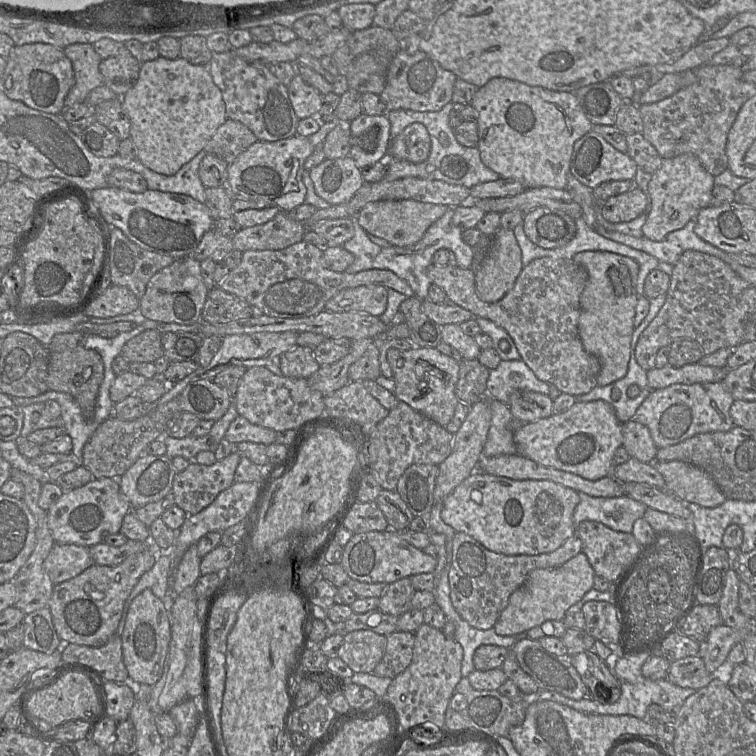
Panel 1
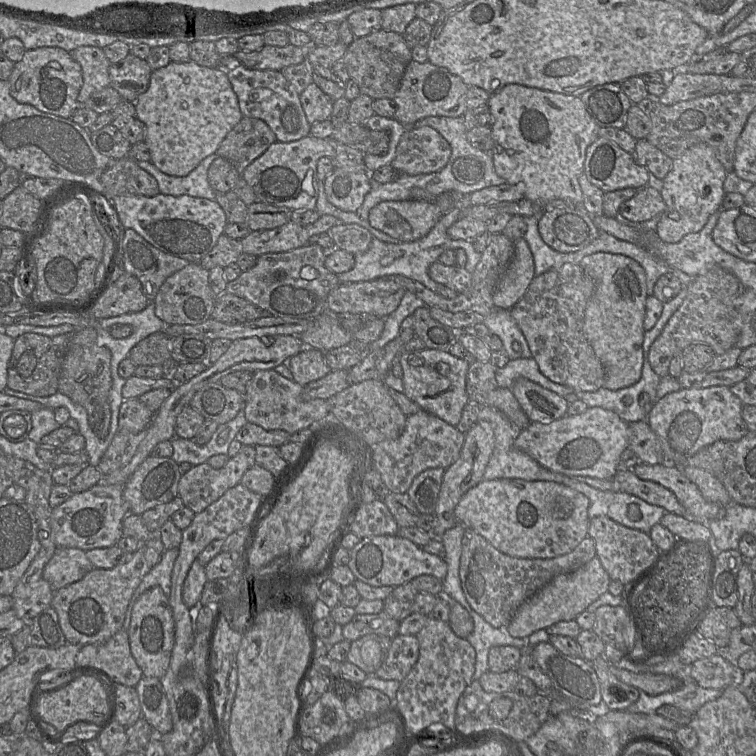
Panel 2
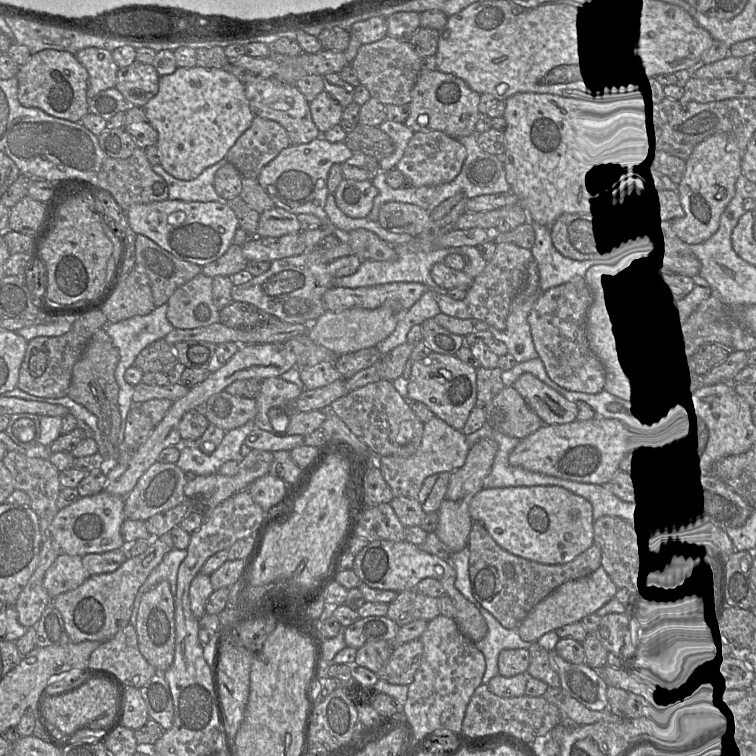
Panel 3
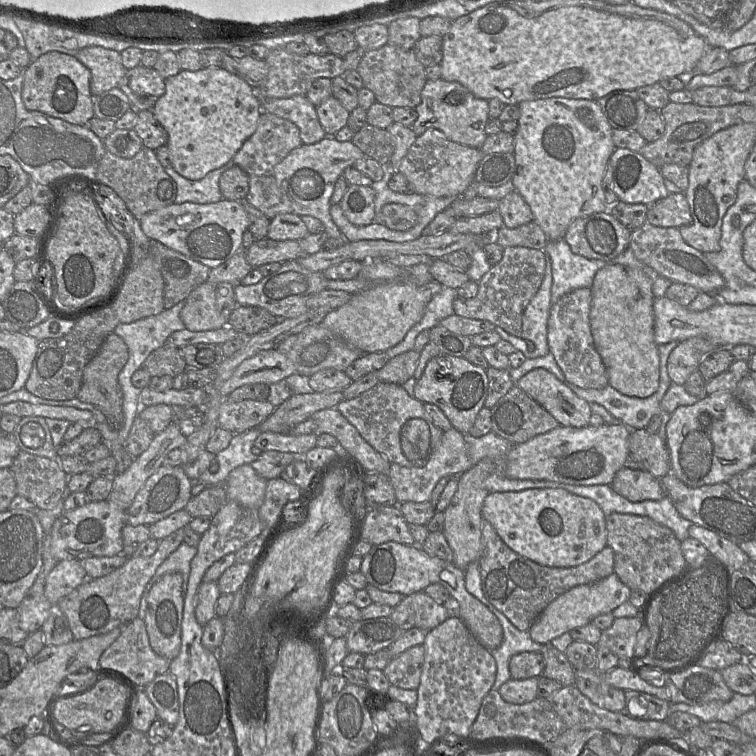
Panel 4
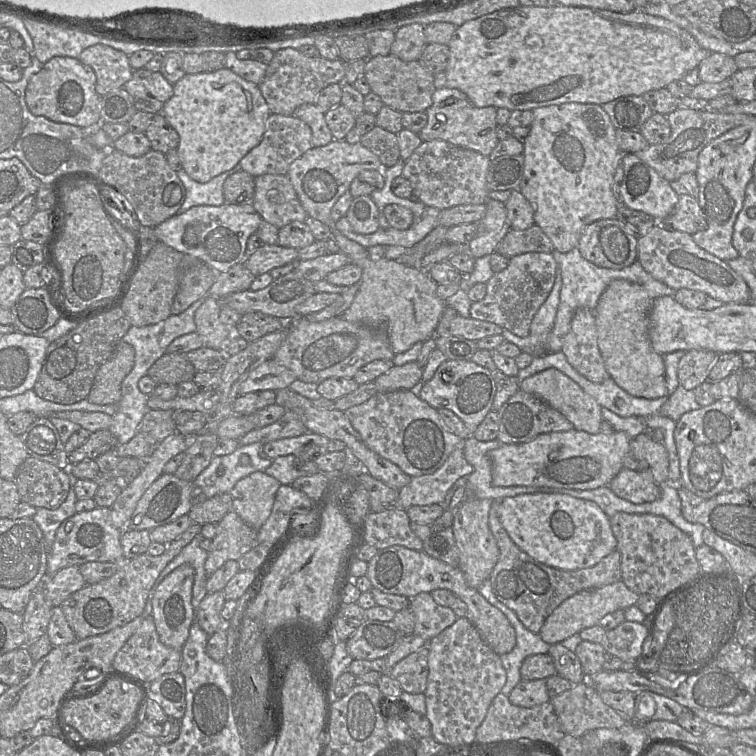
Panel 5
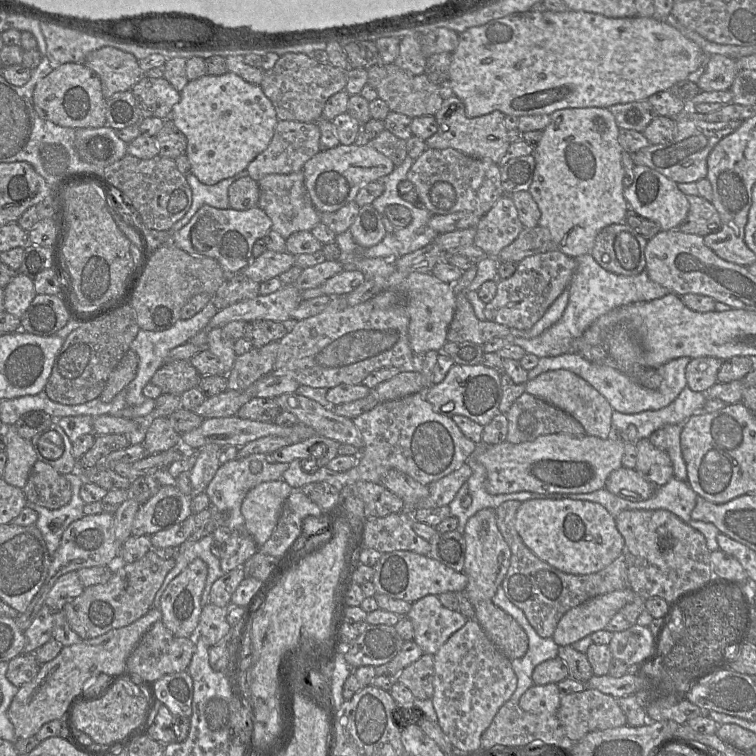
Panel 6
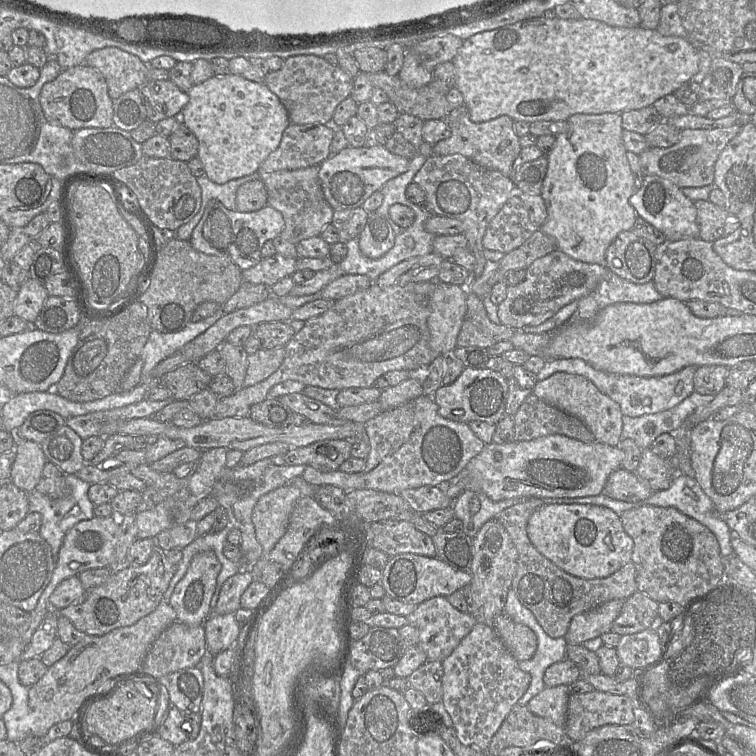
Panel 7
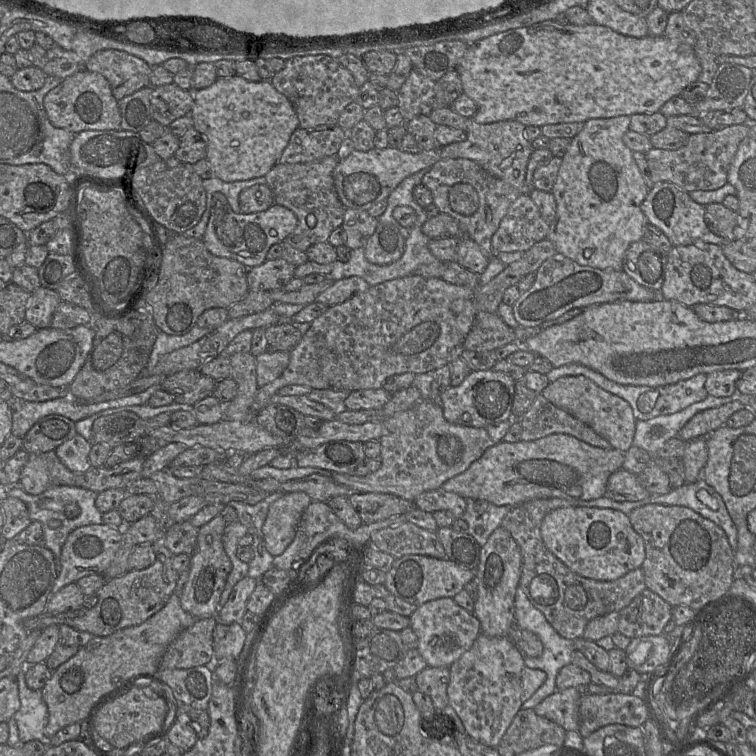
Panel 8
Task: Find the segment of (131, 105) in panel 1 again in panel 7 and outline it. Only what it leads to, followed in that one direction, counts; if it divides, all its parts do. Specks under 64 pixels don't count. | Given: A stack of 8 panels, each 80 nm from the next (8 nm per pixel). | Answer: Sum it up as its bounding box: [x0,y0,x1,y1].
[180,73,290,184]

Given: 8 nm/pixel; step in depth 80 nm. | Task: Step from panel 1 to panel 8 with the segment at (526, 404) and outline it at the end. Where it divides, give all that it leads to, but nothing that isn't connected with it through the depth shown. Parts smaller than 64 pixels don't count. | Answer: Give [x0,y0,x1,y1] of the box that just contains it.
[541,376,636,452]

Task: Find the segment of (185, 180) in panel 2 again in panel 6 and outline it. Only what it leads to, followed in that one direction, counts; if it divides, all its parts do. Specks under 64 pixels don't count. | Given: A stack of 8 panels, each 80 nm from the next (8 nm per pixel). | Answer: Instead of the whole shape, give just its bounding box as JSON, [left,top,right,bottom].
[171,170,249,233]

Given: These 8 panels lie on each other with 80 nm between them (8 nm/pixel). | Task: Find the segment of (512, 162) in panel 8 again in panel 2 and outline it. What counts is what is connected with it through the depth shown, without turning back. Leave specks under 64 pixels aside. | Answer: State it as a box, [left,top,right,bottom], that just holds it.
[393,61,469,128]

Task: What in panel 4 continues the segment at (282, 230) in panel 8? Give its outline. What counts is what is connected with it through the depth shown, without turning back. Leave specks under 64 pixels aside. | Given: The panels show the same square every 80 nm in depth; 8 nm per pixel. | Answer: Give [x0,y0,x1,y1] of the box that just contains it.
[139,199,249,269]

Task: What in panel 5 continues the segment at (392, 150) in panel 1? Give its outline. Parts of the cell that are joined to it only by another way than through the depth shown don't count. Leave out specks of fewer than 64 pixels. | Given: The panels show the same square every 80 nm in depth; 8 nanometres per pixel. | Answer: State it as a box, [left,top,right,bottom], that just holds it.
[402,140,490,210]

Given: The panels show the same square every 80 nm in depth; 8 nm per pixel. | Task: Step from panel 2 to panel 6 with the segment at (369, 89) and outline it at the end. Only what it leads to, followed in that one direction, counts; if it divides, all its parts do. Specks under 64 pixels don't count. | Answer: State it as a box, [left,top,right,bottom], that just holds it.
[367,63,443,118]

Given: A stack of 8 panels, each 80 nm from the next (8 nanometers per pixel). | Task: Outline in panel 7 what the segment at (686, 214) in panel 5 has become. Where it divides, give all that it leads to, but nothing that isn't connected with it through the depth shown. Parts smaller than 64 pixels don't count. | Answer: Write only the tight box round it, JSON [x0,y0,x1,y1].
[694,201,728,243]

